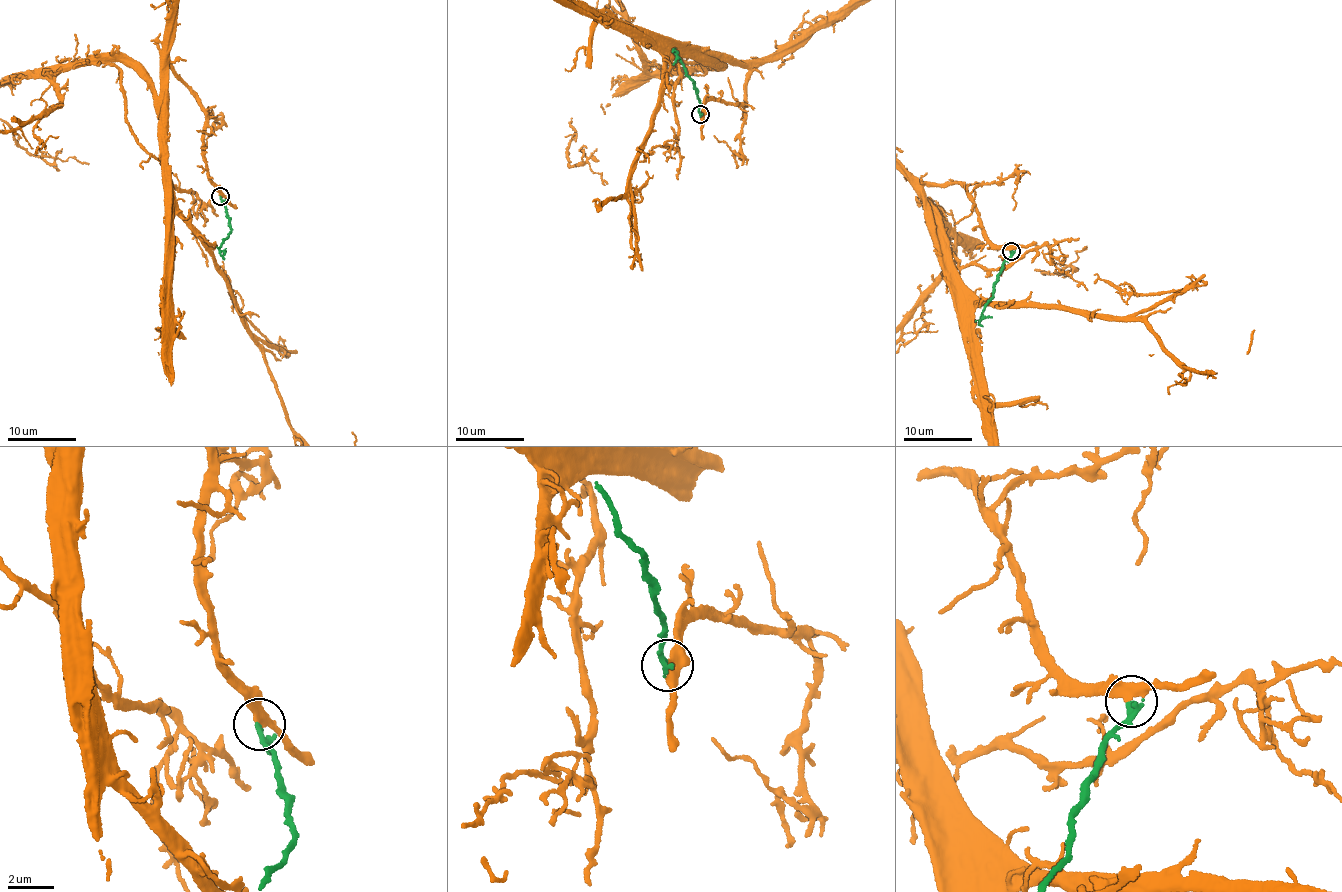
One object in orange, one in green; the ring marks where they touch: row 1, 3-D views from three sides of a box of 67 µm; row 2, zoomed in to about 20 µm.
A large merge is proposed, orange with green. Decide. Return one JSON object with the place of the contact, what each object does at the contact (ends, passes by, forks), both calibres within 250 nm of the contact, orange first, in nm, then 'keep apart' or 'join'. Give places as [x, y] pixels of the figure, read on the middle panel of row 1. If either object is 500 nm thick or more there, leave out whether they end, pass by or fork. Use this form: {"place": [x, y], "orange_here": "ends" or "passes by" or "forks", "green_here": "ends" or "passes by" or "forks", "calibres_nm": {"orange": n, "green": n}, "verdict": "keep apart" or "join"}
{"place": [700, 114], "orange_here": "passes by", "green_here": "passes by", "calibres_nm": {"orange": 340, "green": 170}, "verdict": "join"}

